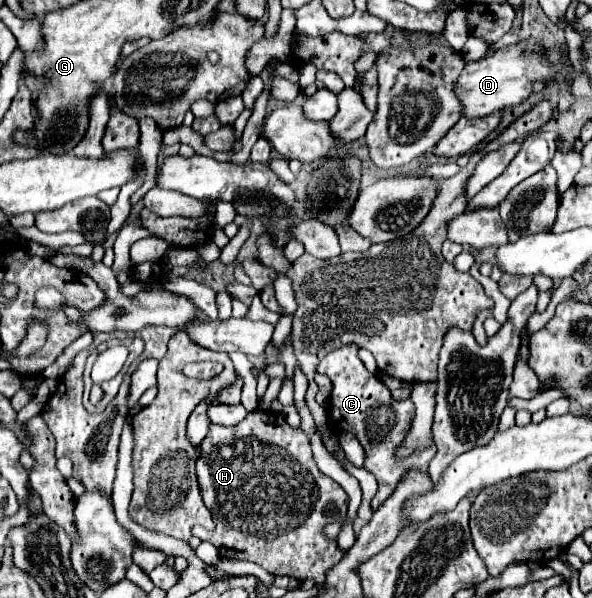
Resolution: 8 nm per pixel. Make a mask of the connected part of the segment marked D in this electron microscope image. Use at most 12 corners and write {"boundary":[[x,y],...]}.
{"boundary":[[531,43],[467,63],[455,83],[463,117],[531,95],[551,65]]}

